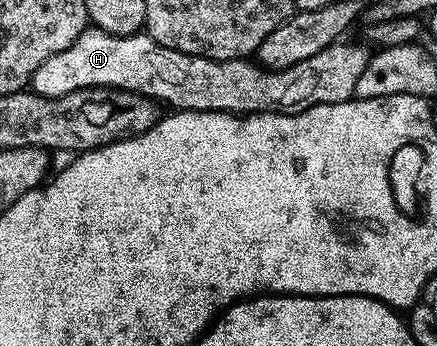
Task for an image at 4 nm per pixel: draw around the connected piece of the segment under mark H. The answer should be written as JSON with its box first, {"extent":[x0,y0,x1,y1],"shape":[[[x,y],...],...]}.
{"extent":[29,29,372,115],"shape":[[[88,29],[80,33],[69,49],[49,57],[49,61],[45,61],[45,65],[33,73],[29,87],[45,97],[61,97],[86,87],[116,87],[149,97],[160,105],[168,103],[171,106],[168,108],[180,111],[227,111],[231,115],[257,115],[273,111],[280,115],[295,115],[317,105],[343,103],[354,96],[357,81],[371,59],[372,52],[366,46],[358,47],[355,43],[347,42],[340,41],[332,47],[321,49],[321,53],[297,61],[289,68],[266,70],[250,58],[206,59],[203,55],[186,55],[153,41],[146,33],[110,35],[98,29]]]}

